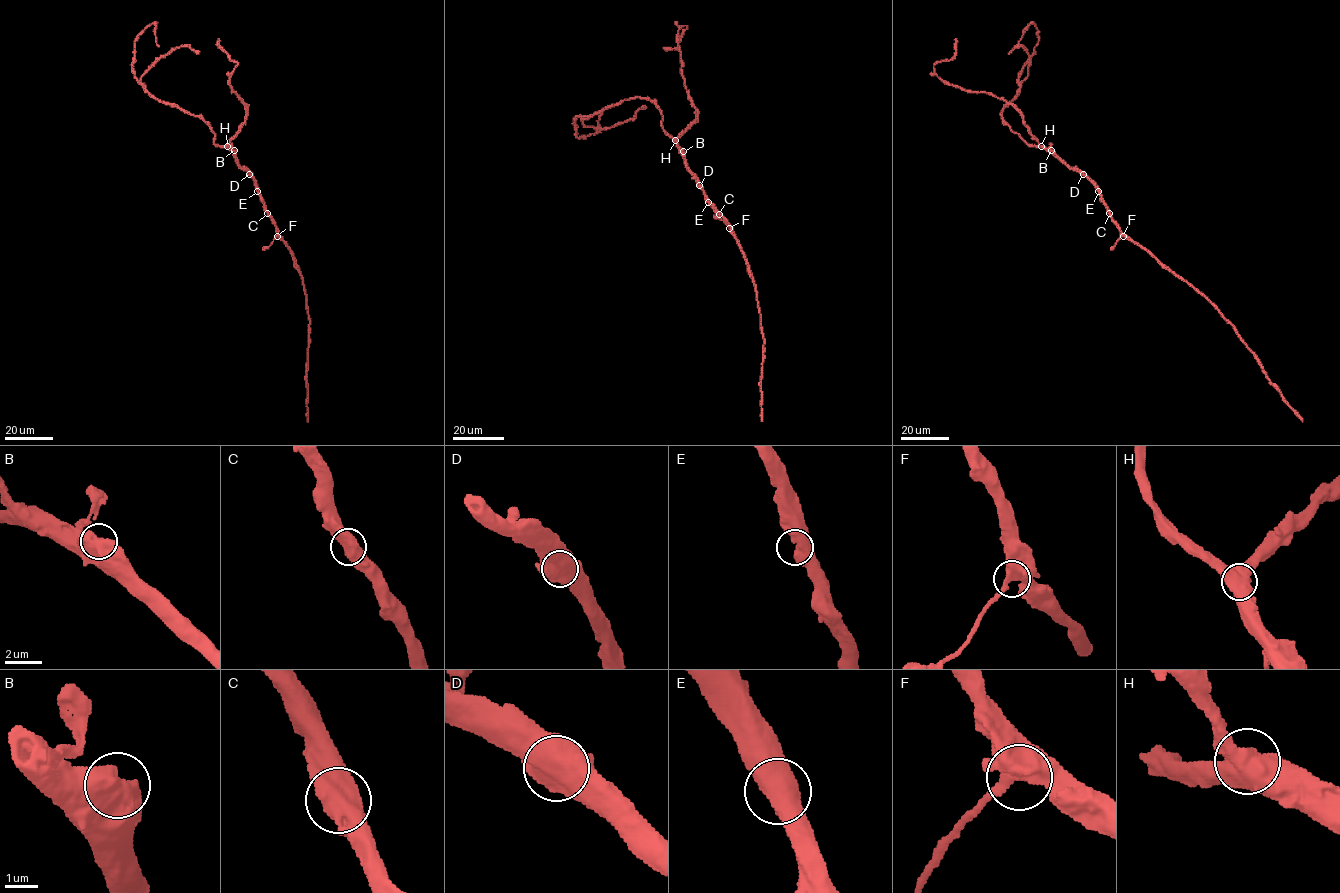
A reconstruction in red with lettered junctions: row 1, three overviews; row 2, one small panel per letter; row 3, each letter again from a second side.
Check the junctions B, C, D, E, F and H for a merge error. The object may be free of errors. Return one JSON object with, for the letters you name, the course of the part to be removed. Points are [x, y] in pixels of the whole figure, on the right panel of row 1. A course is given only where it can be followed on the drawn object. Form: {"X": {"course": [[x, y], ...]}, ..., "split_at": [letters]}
{"split_at": []}

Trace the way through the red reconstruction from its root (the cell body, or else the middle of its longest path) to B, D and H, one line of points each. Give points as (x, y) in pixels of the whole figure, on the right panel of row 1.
B: (1098, 189), (1051, 150)
D: (1098, 189), (1083, 174)
H: (1098, 189), (1041, 145)

